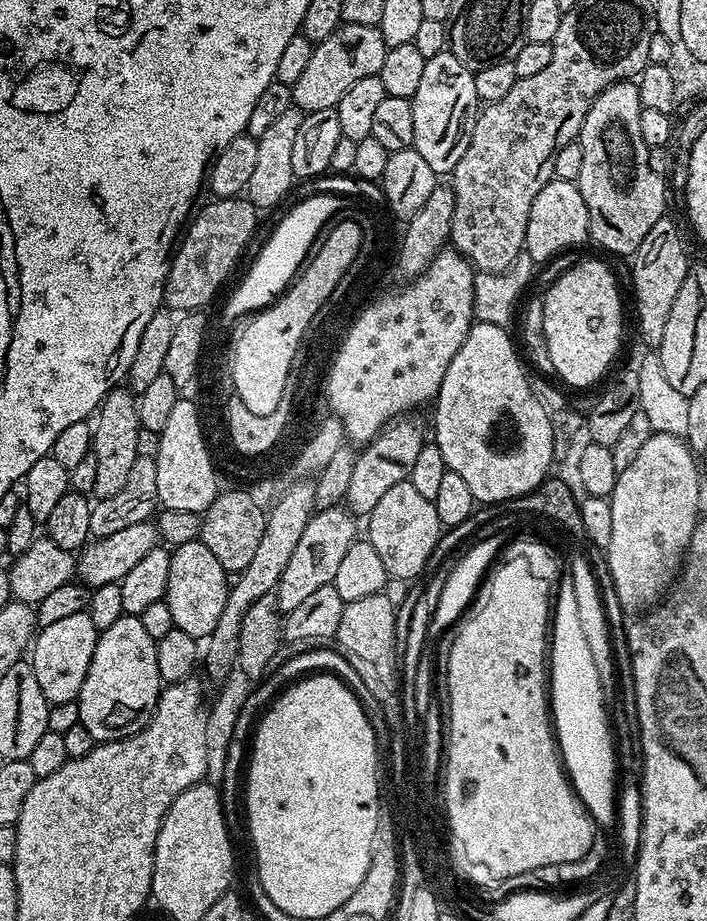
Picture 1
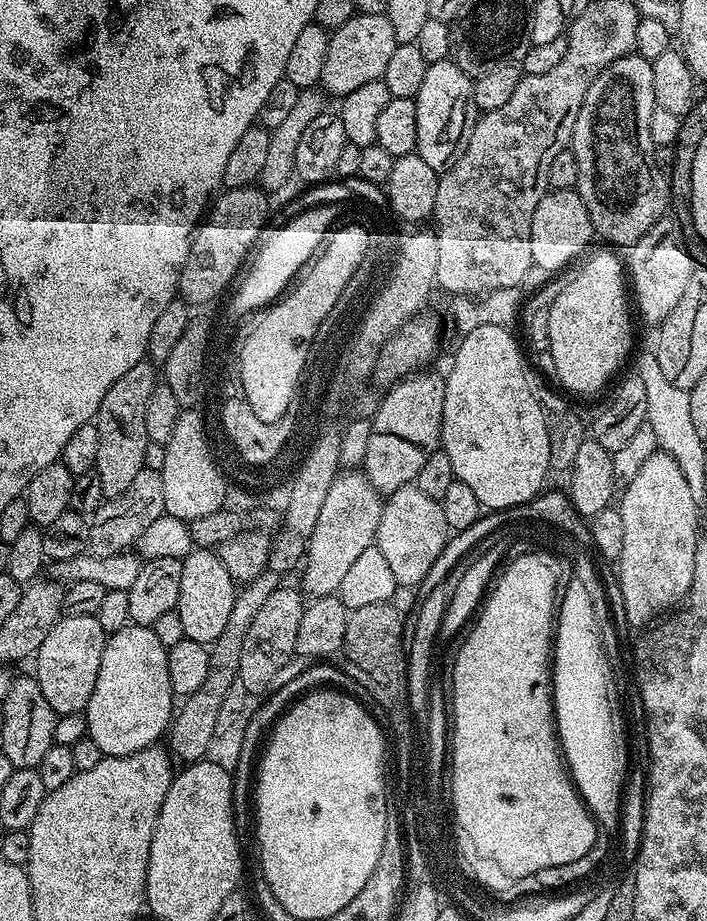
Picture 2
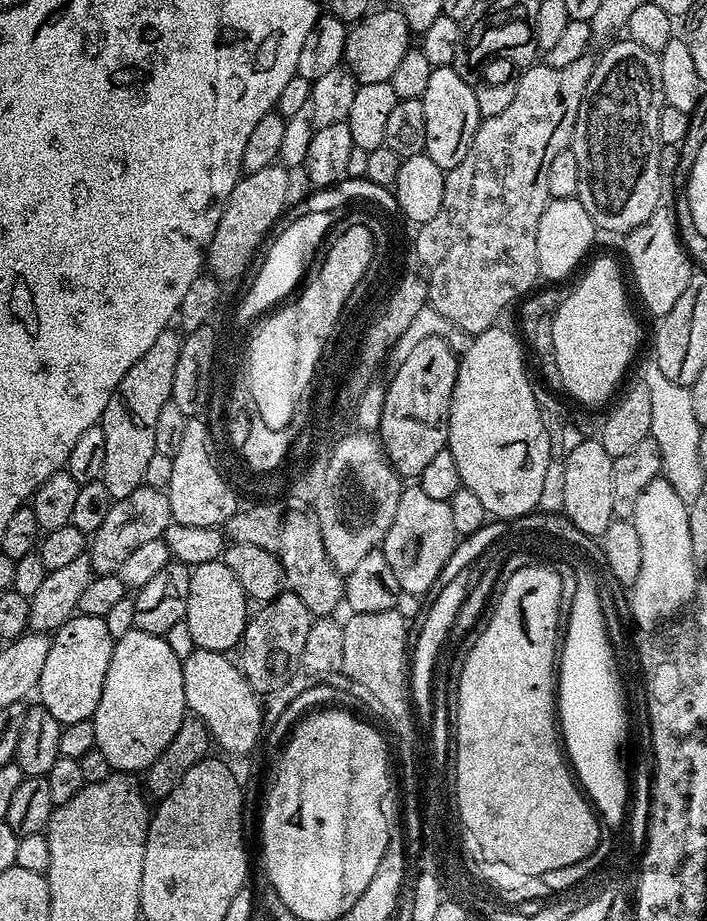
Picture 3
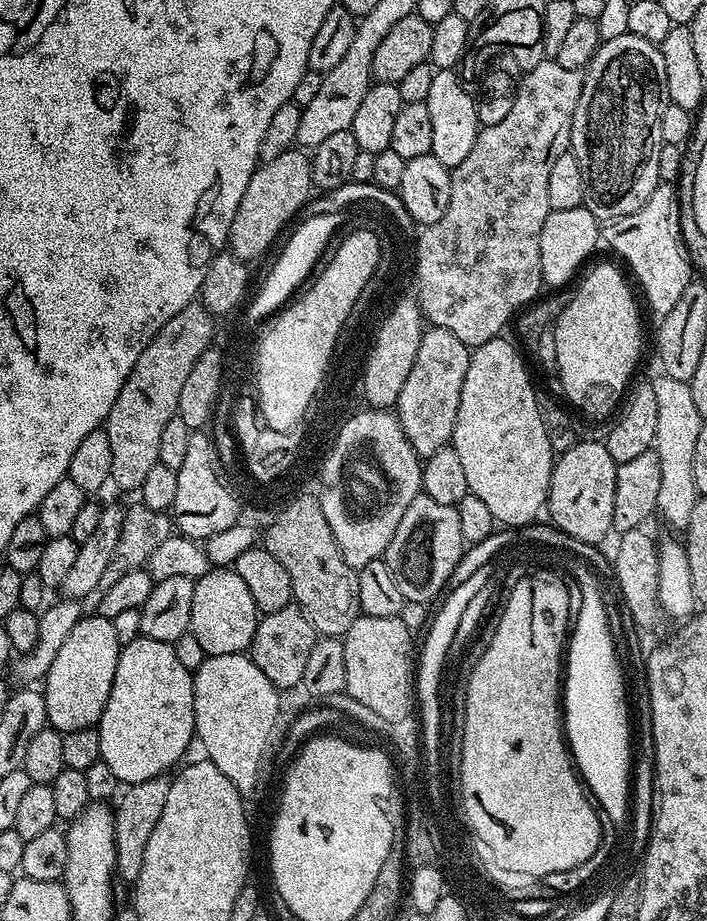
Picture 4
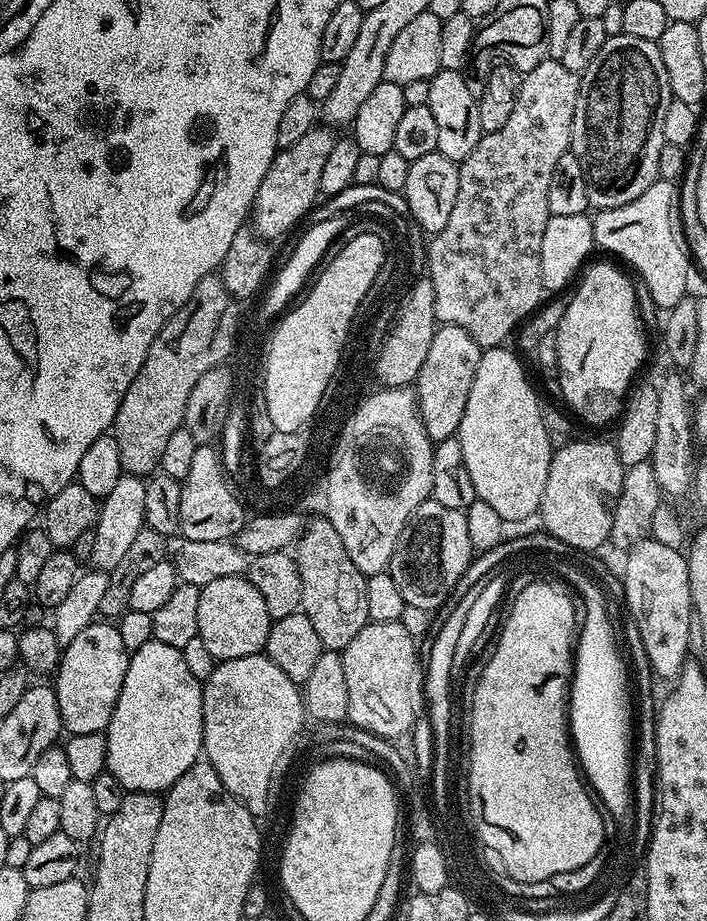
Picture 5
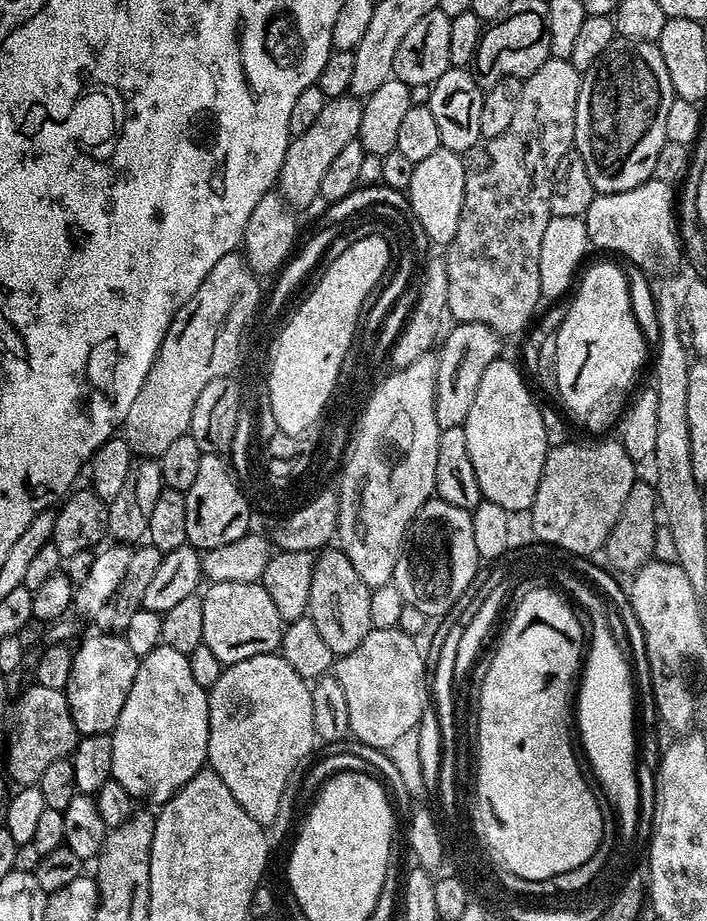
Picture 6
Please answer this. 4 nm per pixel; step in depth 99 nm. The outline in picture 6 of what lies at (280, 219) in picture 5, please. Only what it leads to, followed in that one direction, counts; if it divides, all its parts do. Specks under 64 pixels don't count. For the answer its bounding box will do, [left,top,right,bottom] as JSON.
[278,94,362,210]

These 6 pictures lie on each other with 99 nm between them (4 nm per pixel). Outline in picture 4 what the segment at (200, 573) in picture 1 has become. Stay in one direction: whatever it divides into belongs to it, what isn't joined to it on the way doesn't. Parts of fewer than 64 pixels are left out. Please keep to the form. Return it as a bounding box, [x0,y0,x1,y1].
[190,566,258,656]

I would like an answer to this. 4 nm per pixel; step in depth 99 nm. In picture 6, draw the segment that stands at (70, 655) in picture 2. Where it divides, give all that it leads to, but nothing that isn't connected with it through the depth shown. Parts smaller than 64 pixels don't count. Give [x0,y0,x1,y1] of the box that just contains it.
[66,635,140,736]

